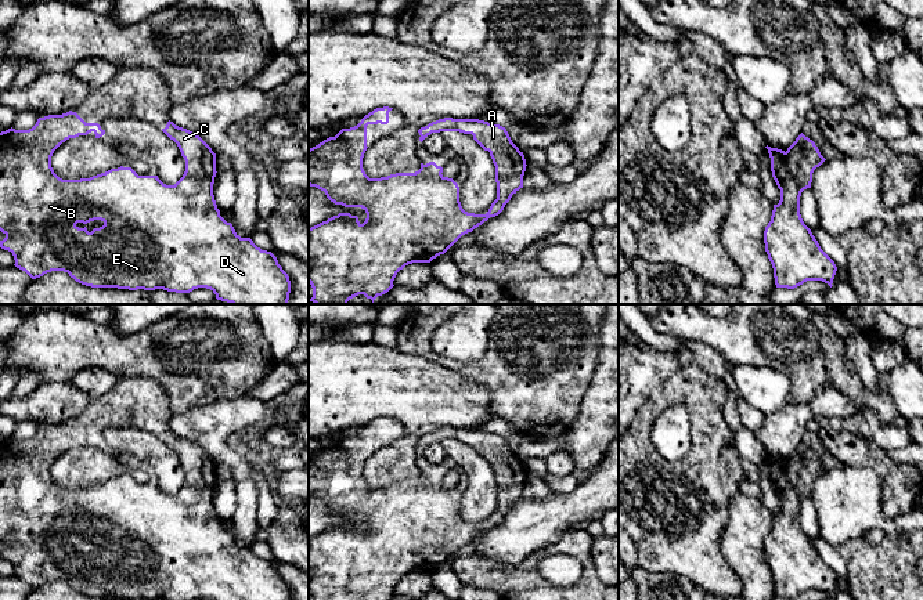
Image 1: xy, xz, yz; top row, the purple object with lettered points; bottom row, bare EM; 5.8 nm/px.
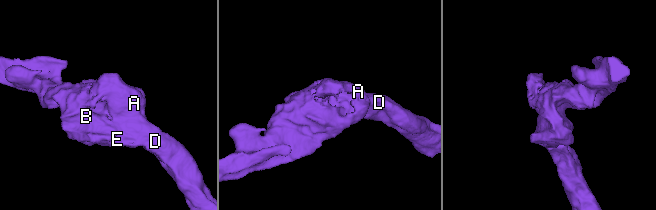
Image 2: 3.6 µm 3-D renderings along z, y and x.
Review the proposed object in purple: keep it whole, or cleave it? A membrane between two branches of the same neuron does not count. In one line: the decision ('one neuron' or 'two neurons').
one neuron

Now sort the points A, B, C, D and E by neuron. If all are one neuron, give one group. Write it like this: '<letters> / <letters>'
A B C D E

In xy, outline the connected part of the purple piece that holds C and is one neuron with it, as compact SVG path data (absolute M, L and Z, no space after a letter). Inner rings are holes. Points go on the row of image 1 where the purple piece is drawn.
M69 111L62 115L48 115L44 118L39 118L36 124L29 130L15 130L11 127L0 133L0 231L6 235L6 238L0 241L0 247L12 253L15 260L14 265L17 268L25 271L32 279L40 278L51 271L64 271L68 272L69 276L73 278L76 282L91 288L118 288L129 290L163 289L176 293L190 293L194 289L206 288L216 294L217 300L231 304L288 304L291 281L288 274L278 264L277 257L271 252L257 247L250 238L241 238L235 232L232 224L227 223L220 216L220 210L217 209L213 195L213 184L217 173L216 153L199 135L194 134L187 129L176 126L170 120L167 122L166 127L162 129L162 131L177 144L181 156L185 160L185 171L174 185L163 184L158 178L158 176L138 176L131 167L123 166L118 169L111 169L90 178L60 178L51 167L51 156L54 151L66 140L76 138L79 135L87 135L91 131L95 134L95 138L100 138L105 134L105 130L102 130L98 123L86 123L76 112ZM94 220L101 220L104 225L100 228L94 228L91 232L89 232L86 227L79 228L76 225L77 223L83 223L86 225L87 223Z

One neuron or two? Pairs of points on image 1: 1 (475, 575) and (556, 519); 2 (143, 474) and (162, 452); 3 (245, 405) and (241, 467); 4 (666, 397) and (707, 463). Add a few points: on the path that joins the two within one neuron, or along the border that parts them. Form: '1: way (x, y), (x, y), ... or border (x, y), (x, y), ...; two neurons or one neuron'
1: border (473, 553), (503, 563), (521, 563), (529, 556); two neurons
2: border (147, 469), (151, 473); two neurons
3: way (230, 420), (222, 429), (222, 448), (226, 452); one neuron
4: way (687, 400), (707, 420), (707, 443); one neuron

